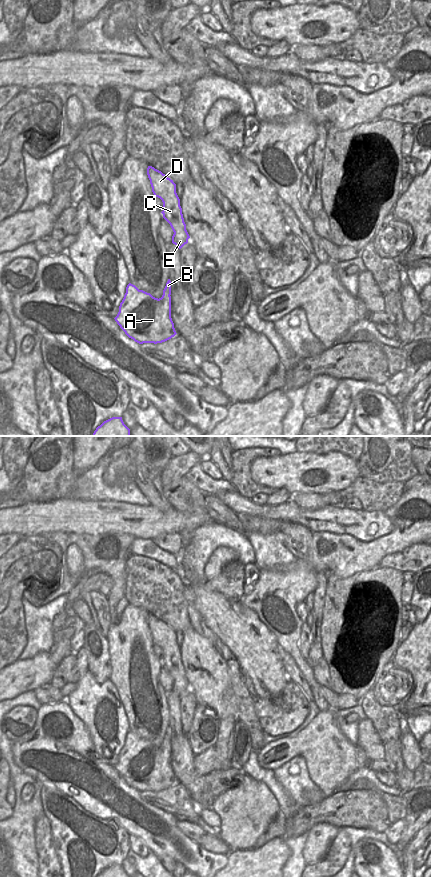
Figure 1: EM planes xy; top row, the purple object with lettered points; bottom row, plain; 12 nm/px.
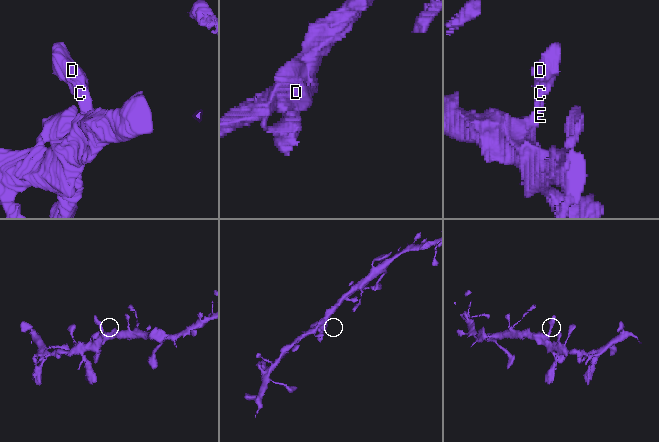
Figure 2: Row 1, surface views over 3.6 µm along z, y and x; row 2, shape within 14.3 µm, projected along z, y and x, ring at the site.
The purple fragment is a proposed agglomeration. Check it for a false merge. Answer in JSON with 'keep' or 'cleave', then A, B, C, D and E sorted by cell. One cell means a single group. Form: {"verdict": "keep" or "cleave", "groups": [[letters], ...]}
{"verdict": "keep", "groups": [["A", "B", "C", "D", "E"]]}

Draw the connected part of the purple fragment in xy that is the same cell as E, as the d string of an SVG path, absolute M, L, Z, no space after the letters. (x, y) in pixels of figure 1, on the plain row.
M148 614L147 623L152 640L163 650L163 666L170 672L174 682L172 691L181 697L190 686L184 670L180 647L176 641L176 632L161 619Z

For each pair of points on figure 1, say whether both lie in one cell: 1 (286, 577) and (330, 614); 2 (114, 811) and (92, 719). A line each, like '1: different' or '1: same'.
1: different
2: different

